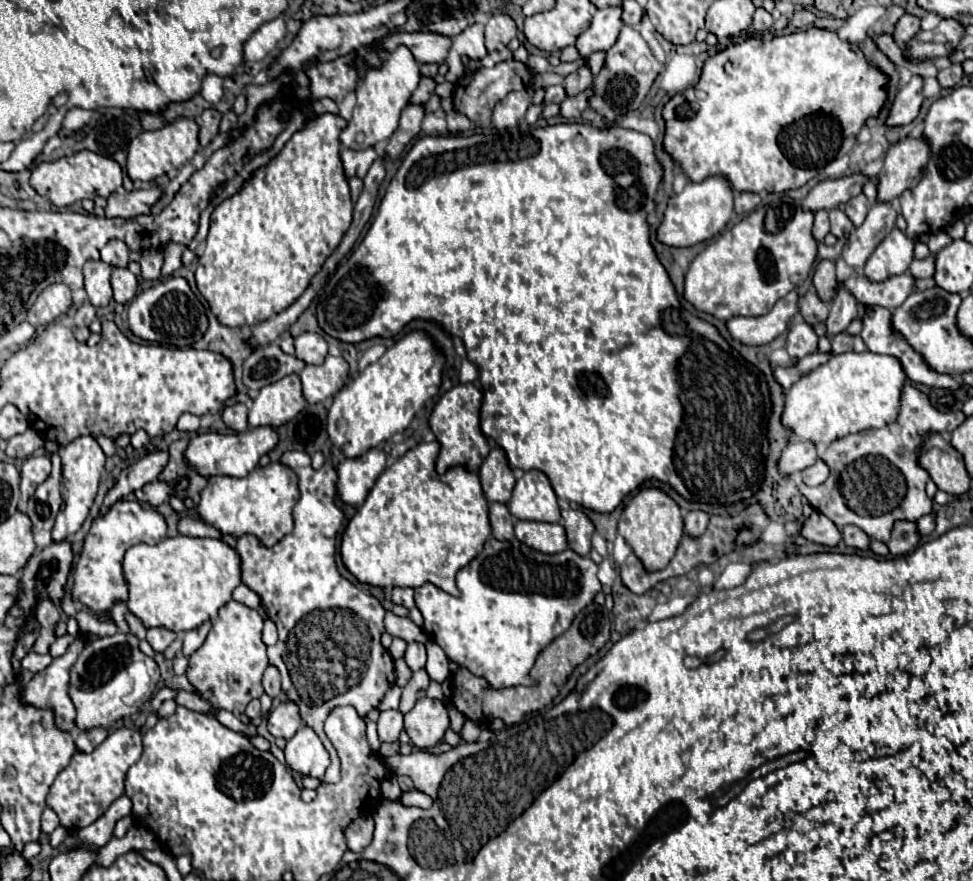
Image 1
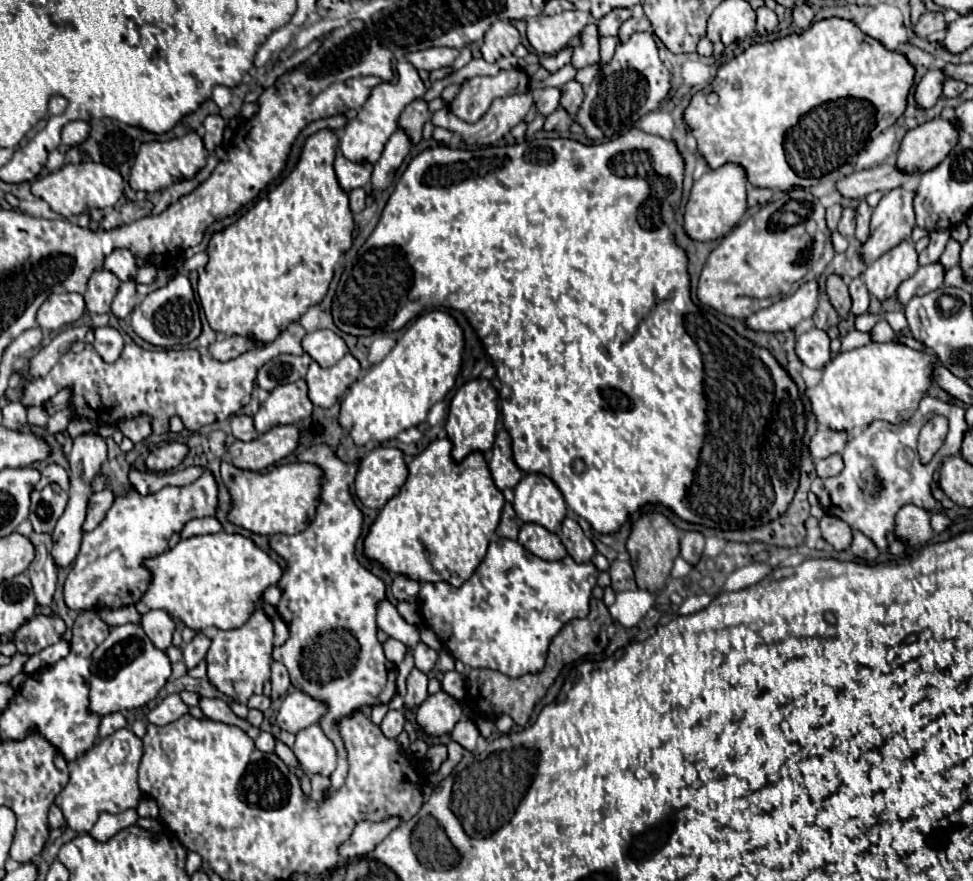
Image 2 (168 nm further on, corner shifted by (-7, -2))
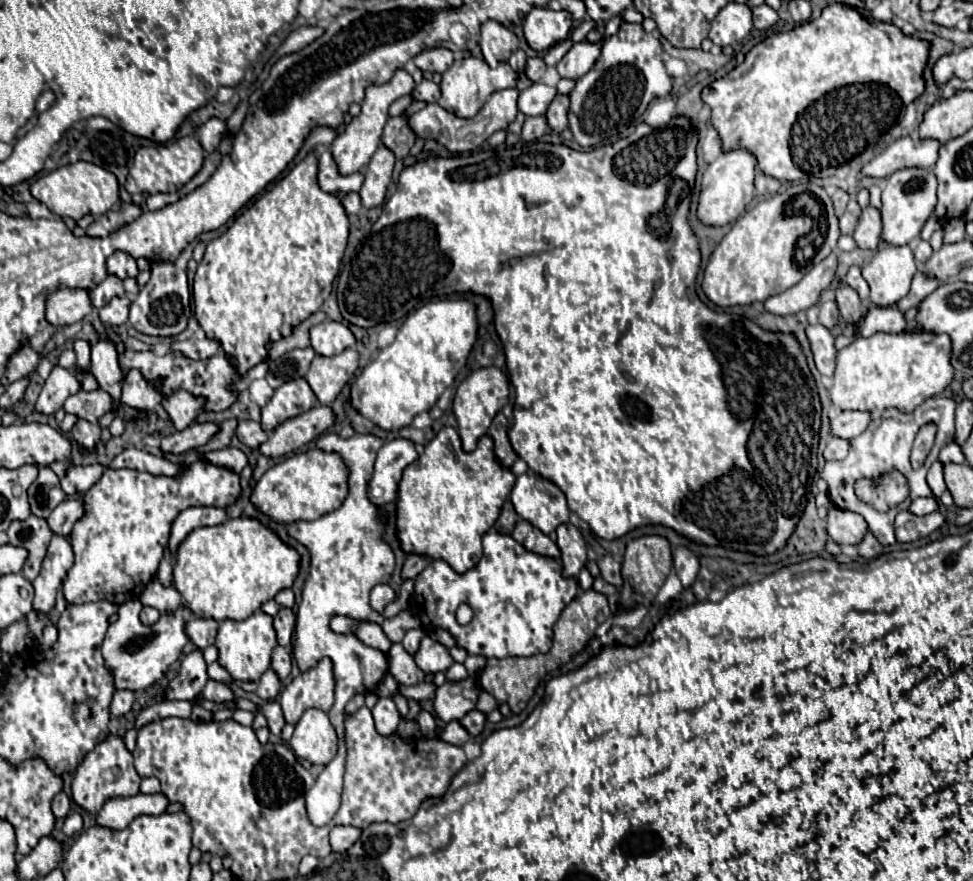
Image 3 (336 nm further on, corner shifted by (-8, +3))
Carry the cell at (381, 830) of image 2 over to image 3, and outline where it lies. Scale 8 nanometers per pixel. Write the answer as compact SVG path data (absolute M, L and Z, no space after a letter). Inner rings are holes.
M335 825L331 829L331 849L333 853L345 853L361 837L361 829L353 825Z

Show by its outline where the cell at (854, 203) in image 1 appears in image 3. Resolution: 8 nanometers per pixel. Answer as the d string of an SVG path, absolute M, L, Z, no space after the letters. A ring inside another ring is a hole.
M867 205L863 211L861 211L861 217L859 217L859 225L853 233L853 239L857 241L857 245L861 249L867 249L867 251L875 251L879 247L879 235L881 235L881 215L875 207Z

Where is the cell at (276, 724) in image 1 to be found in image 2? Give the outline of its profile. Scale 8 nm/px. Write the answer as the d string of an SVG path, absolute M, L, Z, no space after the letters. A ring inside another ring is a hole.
M292 690L286 694L280 710L278 710L278 726L286 732L300 732L302 728L320 722L320 718L328 712L328 706L302 690Z

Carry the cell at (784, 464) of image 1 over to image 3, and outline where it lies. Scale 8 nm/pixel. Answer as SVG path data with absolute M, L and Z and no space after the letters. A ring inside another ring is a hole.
M843 411L831 421L831 435L851 441L859 433L863 433L869 425L871 417L869 413L857 413L857 411Z

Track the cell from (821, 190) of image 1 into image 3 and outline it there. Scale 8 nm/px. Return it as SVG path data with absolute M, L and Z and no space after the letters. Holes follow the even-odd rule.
M909 135L909 137L897 139L873 161L869 161L861 169L861 175L885 179L899 169L909 169L909 167L929 169L937 161L937 151L939 151L937 141L921 141L919 137Z

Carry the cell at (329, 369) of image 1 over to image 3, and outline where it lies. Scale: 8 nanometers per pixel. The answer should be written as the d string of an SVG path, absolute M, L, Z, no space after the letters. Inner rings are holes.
M345 349L345 353L339 353L337 357L315 355L305 379L317 395L319 403L331 405L345 387L345 383L355 375L357 367L359 353L355 349Z

